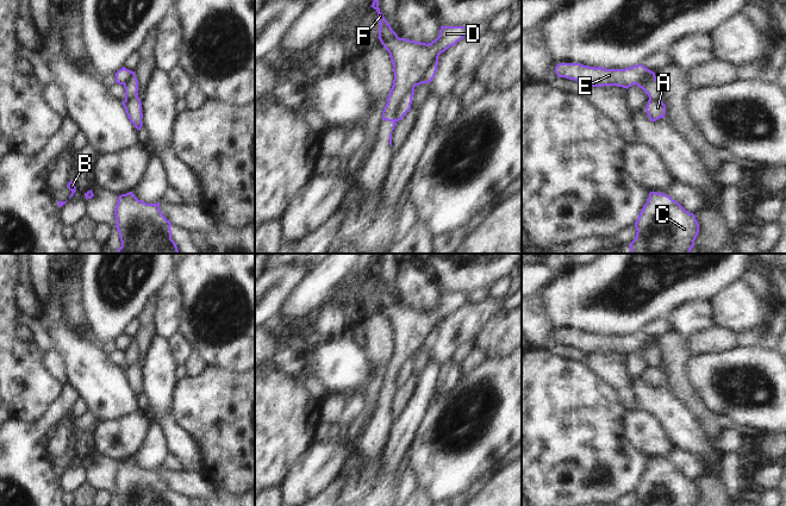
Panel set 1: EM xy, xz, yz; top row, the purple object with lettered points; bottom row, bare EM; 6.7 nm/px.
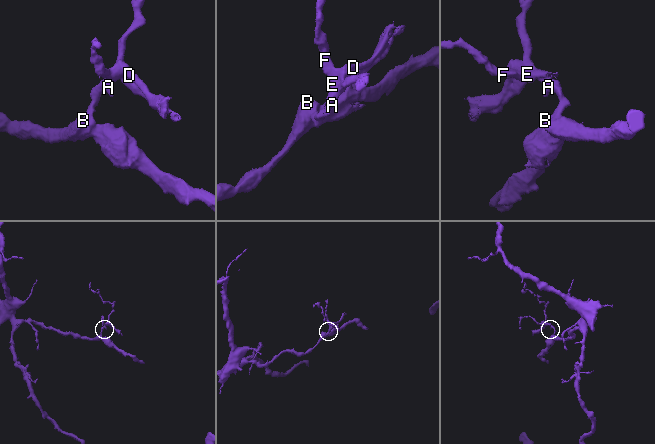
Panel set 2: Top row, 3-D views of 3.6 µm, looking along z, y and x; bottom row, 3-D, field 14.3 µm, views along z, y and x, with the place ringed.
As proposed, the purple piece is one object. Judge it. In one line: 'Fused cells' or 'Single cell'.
Fused cells.

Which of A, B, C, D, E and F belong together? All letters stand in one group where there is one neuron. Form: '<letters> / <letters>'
A B C / D E F

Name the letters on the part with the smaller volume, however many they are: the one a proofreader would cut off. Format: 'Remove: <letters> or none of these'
Remove: D, E, F.

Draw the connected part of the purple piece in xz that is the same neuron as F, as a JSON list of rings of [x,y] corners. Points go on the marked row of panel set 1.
[[[379,0],[372,6],[378,12],[379,39],[388,51],[394,80],[382,111],[382,119],[392,121],[392,131],[397,125],[397,111],[404,94],[416,87],[423,73],[445,50],[468,36],[468,26],[441,26],[439,36],[431,43],[422,43],[399,38],[379,8]]]

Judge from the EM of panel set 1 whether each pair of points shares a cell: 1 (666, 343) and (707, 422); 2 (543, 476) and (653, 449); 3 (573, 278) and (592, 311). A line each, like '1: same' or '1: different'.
1: same
2: different
3: same

